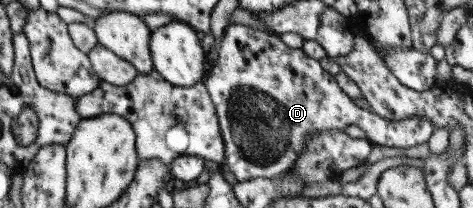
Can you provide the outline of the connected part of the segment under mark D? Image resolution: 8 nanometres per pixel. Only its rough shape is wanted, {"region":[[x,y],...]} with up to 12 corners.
{"region":[[227,25],[204,77],[241,182],[283,174],[312,132],[425,143],[427,119],[357,106],[276,34]]}

